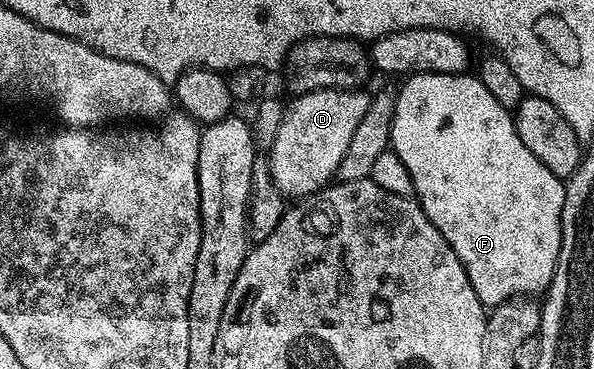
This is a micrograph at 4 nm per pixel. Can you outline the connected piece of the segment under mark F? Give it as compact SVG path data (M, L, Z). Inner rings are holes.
M467 72L464 74L412 74L405 79L402 91L397 92L394 99L394 115L392 116L391 136L389 149L394 151L396 156L408 168L408 176L412 176L416 201L422 211L436 224L440 236L448 240L452 252L464 264L468 272L468 280L472 288L476 288L476 296L480 296L483 306L493 308L501 302L507 302L509 298L521 298L523 296L542 296L550 289L550 281L556 268L556 260L560 256L560 240L562 239L562 213L564 212L564 196L566 195L566 182L557 178L528 148L524 148L524 140L514 127L514 116L511 111L500 106L499 101L492 96L492 93L481 82L478 76Z

